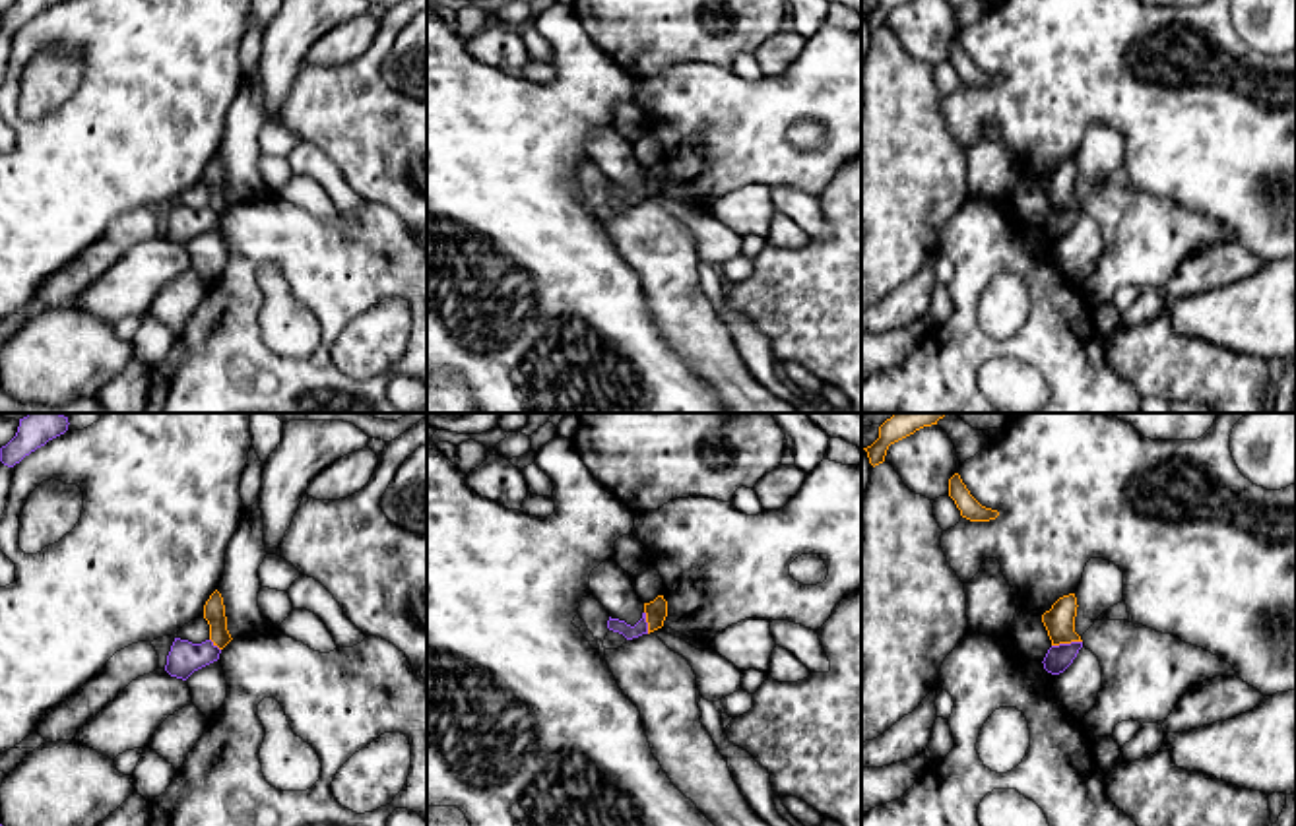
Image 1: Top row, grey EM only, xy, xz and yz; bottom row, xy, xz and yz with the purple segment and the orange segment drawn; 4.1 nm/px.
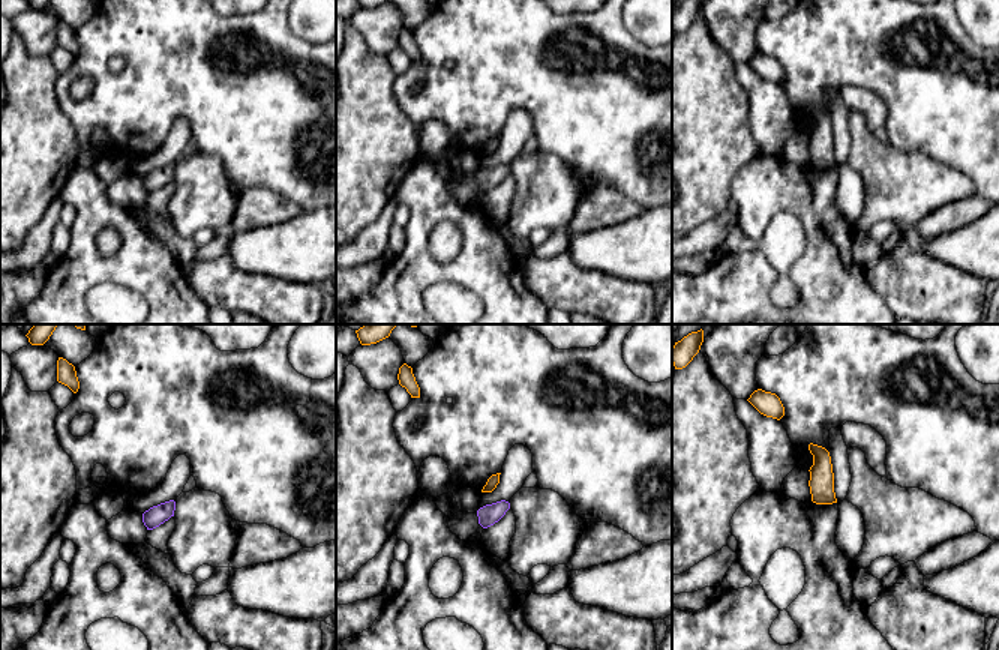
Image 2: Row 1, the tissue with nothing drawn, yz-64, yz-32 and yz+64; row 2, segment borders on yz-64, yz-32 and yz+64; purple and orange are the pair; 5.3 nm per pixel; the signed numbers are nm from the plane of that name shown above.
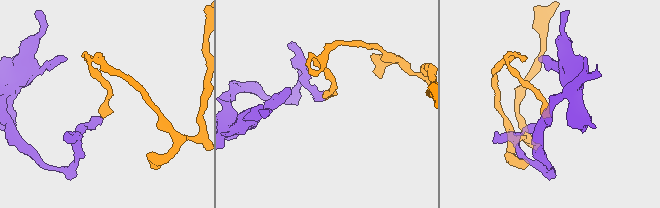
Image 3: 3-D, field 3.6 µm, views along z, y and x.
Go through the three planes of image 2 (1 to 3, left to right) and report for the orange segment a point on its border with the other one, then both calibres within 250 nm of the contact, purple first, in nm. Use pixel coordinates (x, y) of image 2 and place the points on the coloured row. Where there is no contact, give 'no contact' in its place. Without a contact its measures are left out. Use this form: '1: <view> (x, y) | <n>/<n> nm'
1: no contact
2: no contact
3: no contact

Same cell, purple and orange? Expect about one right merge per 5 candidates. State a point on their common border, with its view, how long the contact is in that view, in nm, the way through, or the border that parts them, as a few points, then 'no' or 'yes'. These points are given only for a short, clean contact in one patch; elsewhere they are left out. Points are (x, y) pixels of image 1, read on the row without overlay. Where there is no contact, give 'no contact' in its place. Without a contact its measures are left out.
yz (1066, 210) | 130 nm | along yz (1081, 206), (1052, 212) | no

